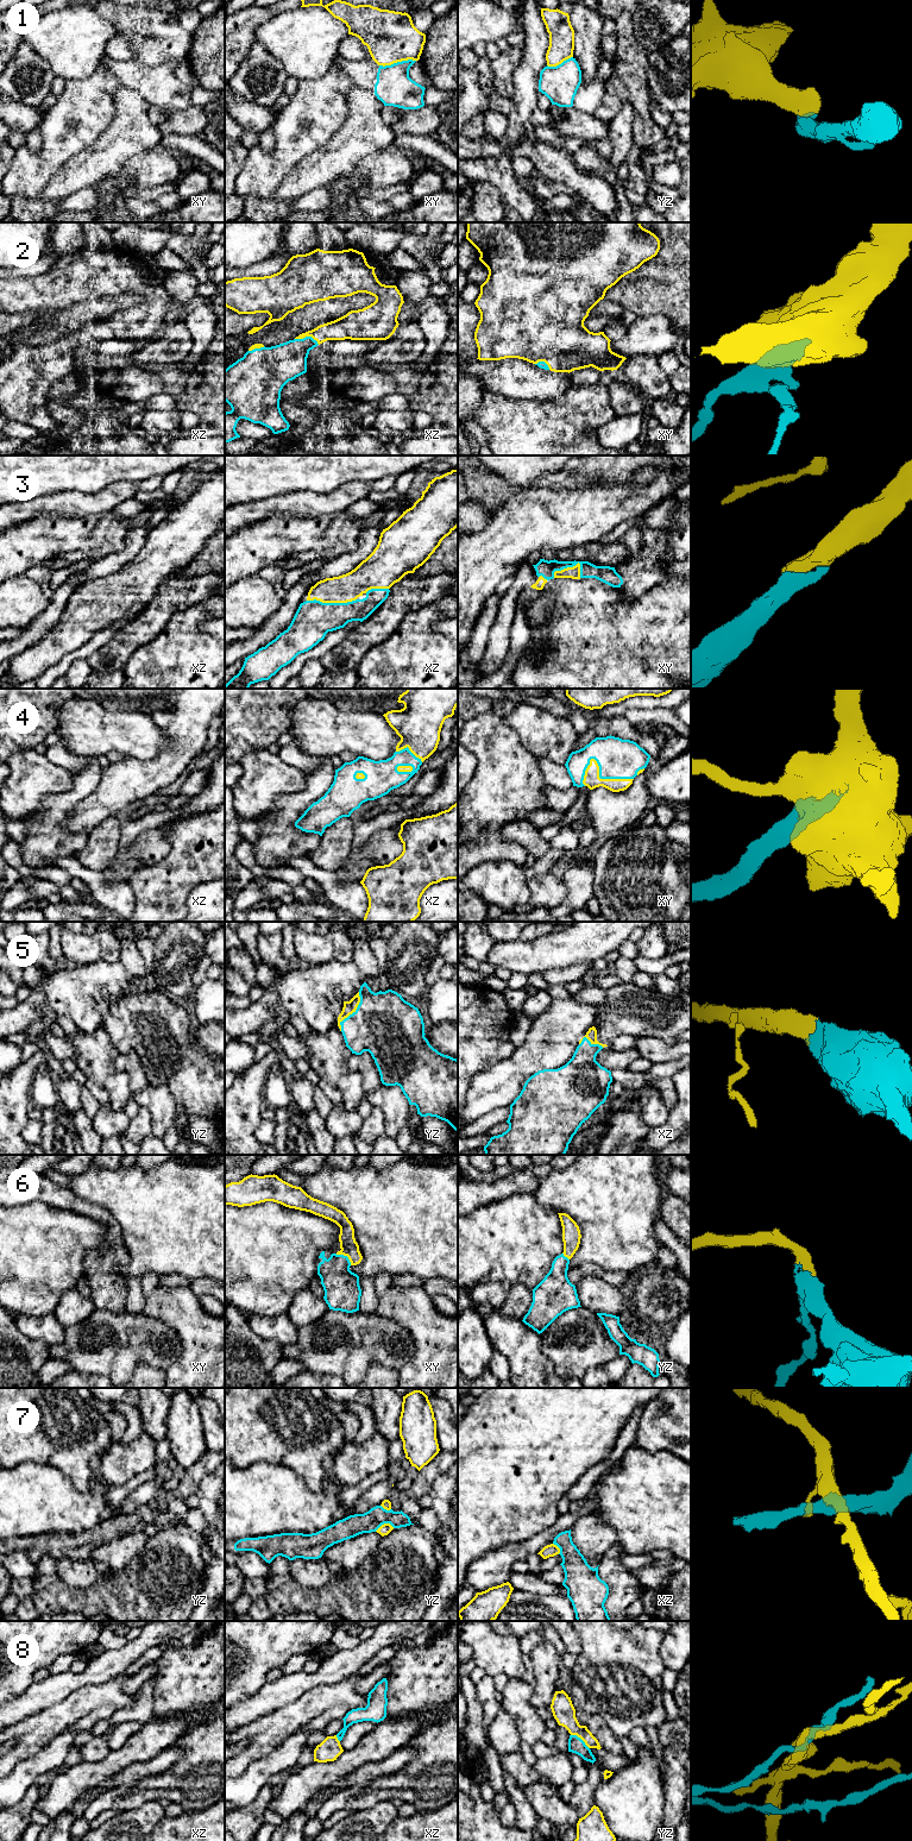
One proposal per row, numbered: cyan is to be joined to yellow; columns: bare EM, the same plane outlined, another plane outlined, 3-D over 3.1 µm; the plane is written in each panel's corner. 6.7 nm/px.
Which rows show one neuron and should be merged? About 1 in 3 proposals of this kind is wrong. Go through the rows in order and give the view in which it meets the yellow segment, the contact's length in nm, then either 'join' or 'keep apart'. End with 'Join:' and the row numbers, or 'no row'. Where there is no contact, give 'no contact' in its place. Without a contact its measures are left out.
1: contact in xy; length 260 nm; keep apart
2: contact in xz; length 170 nm; join
3: contact in xz; length 340 nm; join
4: contact in xy; length 360 nm; join
5: contact in yz; length 300 nm; join
6: contact in xy; length 130 nm; join
7: contact in yz; length 140 nm; keep apart
8: contact in yz; length 160 nm; keep apart
Join: 2, 3, 4, 5, 6

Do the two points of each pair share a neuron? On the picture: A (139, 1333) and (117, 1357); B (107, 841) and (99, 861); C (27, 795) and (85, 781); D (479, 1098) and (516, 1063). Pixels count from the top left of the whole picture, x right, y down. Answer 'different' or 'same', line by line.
A: same
B: same
C: different
D: same

